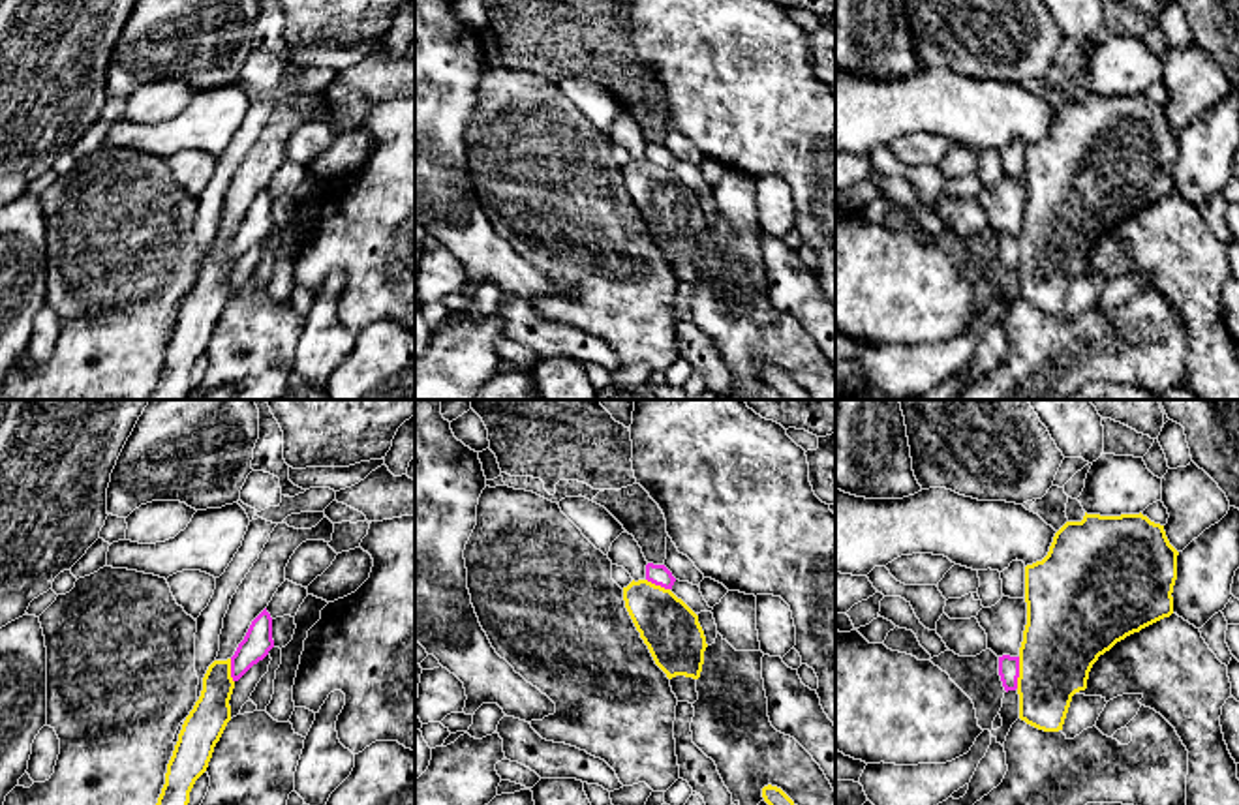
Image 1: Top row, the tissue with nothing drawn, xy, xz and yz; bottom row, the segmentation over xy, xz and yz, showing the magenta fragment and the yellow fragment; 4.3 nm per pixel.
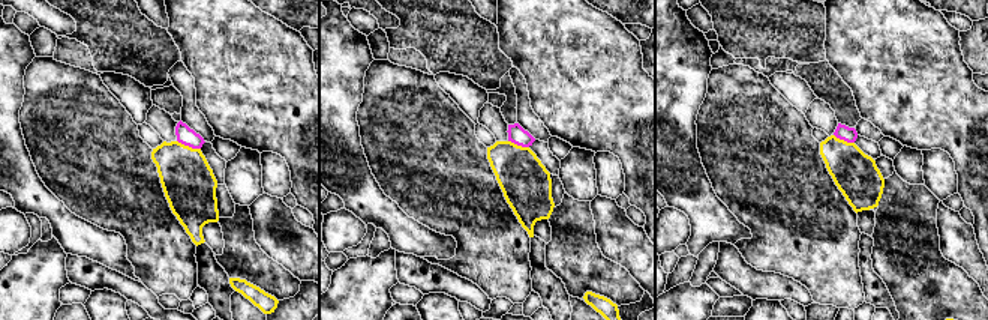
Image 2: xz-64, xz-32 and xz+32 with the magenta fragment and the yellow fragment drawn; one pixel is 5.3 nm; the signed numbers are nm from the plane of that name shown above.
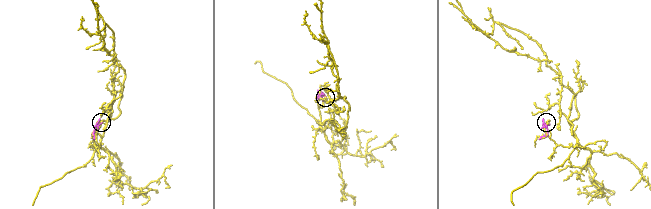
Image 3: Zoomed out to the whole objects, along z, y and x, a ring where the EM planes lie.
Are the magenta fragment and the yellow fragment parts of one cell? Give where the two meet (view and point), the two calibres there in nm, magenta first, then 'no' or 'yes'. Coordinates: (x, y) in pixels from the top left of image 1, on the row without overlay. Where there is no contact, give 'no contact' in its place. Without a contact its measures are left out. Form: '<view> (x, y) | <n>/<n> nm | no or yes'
yz (1018, 252) | 100/340 nm | no

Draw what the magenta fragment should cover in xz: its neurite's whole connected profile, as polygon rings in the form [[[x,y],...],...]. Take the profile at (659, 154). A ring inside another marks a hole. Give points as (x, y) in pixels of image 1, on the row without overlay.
[[[653,143],[646,144],[646,159],[665,169],[672,169],[676,161],[672,152],[665,144],[653,144]]]

